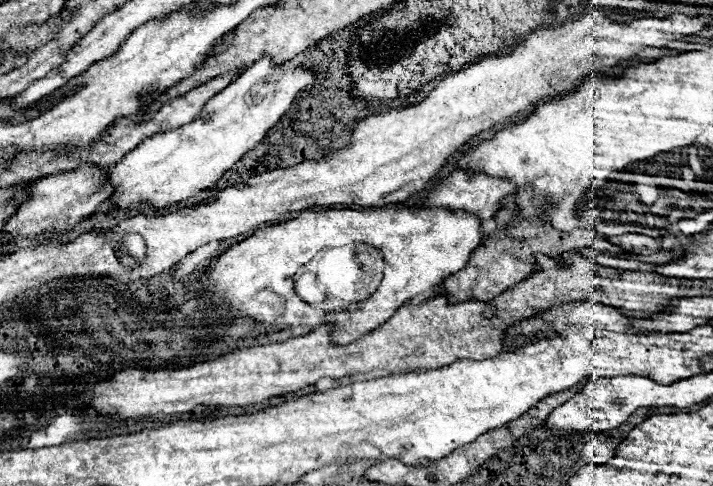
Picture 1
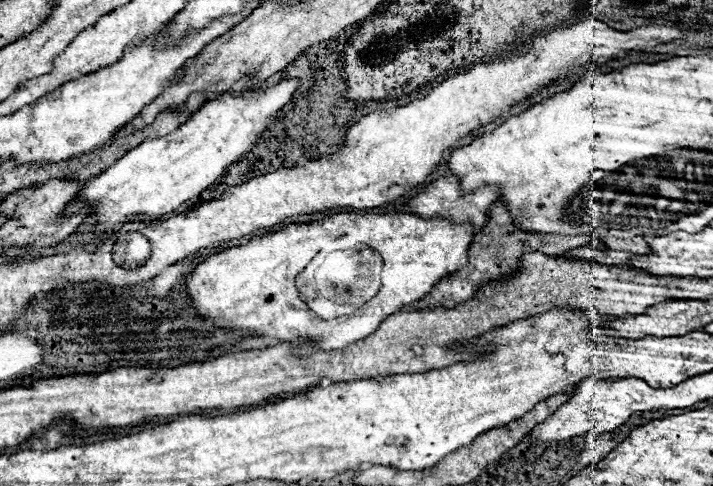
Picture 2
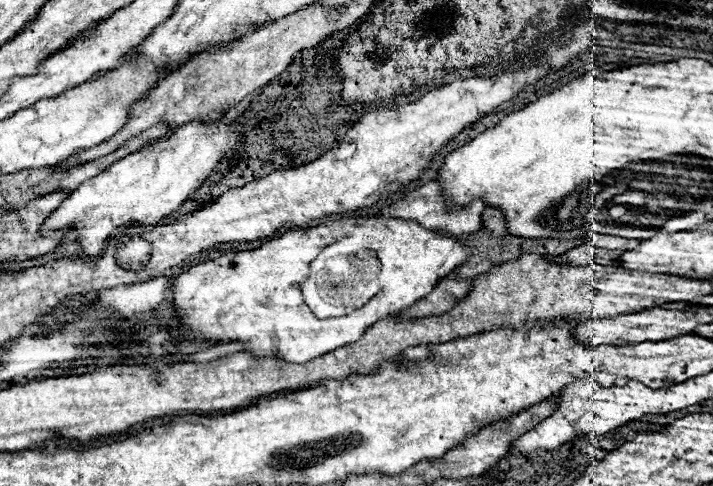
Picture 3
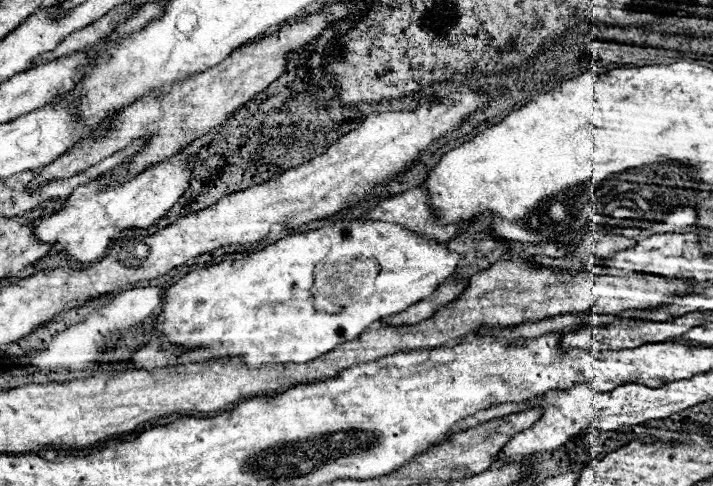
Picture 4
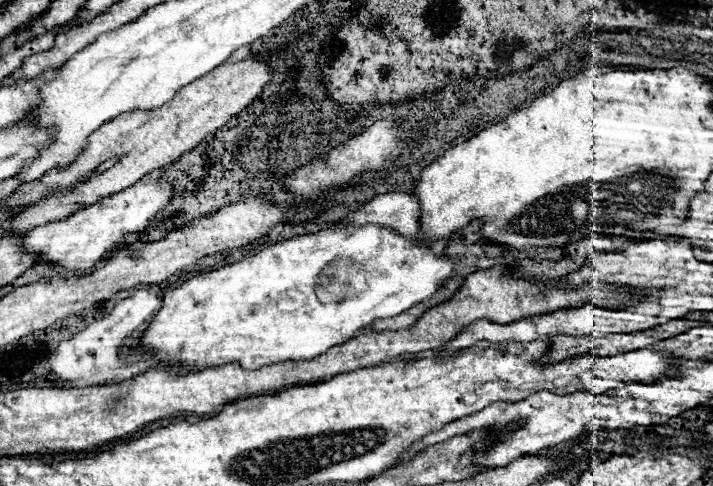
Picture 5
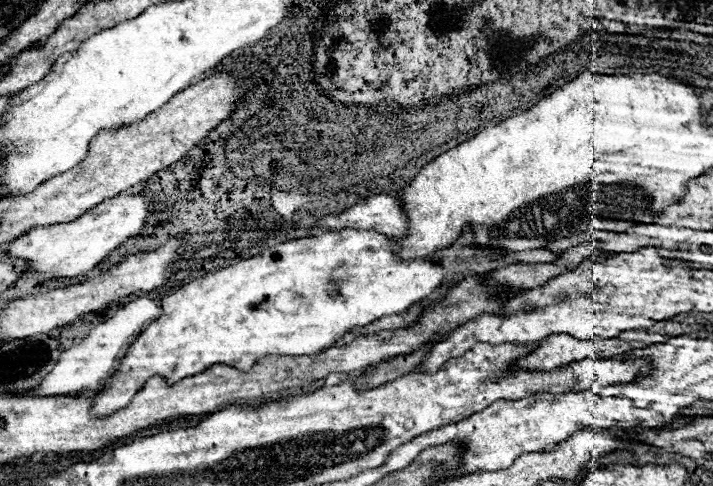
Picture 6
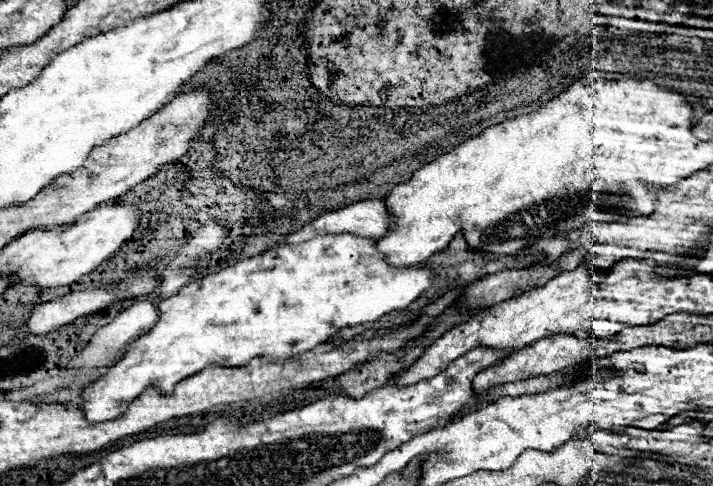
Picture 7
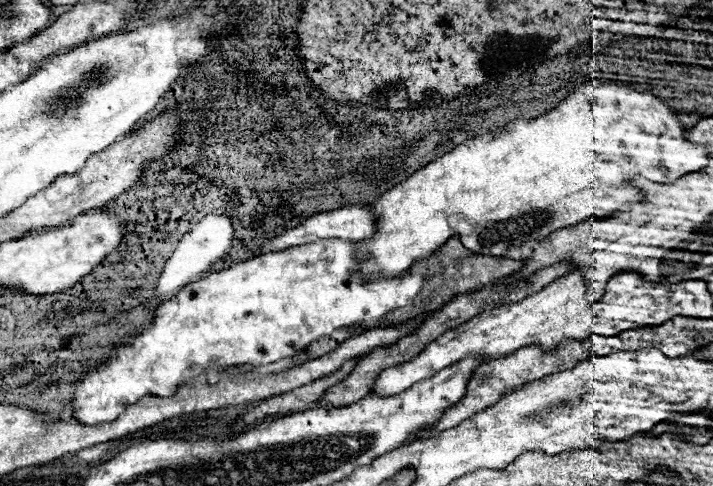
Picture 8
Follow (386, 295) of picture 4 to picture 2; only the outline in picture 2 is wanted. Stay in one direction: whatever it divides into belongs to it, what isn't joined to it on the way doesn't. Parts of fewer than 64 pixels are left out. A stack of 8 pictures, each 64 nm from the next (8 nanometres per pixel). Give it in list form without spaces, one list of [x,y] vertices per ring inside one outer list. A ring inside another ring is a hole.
[[[332,214],[326,216],[320,222],[312,224],[290,224],[282,228],[280,232],[272,234],[258,234],[248,244],[238,248],[222,250],[220,254],[210,256],[208,260],[200,262],[188,276],[184,284],[184,292],[190,298],[192,308],[200,318],[204,318],[210,328],[222,328],[232,330],[238,334],[254,334],[260,338],[272,338],[266,342],[266,346],[276,344],[292,344],[296,358],[306,358],[318,350],[340,350],[348,344],[354,344],[362,338],[366,338],[370,332],[378,328],[382,320],[396,314],[400,308],[422,300],[432,286],[448,276],[450,272],[456,272],[468,264],[468,246],[474,240],[476,230],[472,226],[456,226],[448,220],[424,220],[420,216],[410,214]],[[322,246],[332,246],[332,250],[348,250],[358,246],[368,246],[376,250],[384,258],[382,268],[382,286],[378,294],[368,300],[362,308],[358,308],[354,314],[336,318],[336,320],[320,320],[314,316],[314,312],[300,300],[298,288],[296,288],[296,276],[302,272],[302,266],[306,266],[320,250]],[[310,340],[310,346],[304,348],[304,342]]]

